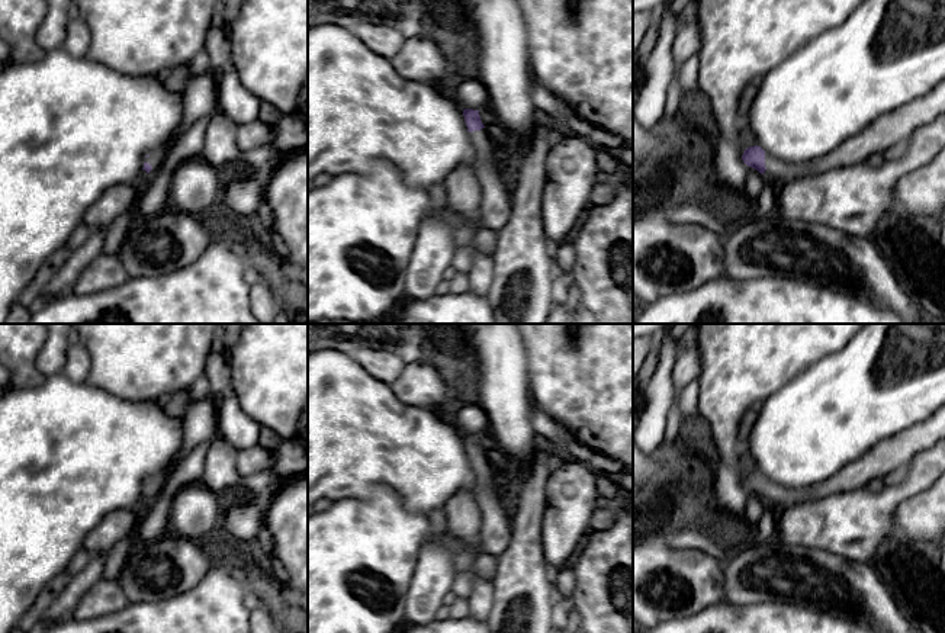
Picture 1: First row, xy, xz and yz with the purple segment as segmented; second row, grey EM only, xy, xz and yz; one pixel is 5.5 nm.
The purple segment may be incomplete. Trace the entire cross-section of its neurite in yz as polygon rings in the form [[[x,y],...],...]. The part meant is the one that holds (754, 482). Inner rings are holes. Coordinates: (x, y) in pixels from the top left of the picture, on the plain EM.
[[[758,470],[746,473],[742,485],[748,492],[758,495],[764,505],[772,505],[775,508],[809,501],[811,495],[811,486],[787,489],[775,485]]]

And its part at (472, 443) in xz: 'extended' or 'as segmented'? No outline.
extended

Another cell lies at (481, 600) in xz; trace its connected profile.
[[[446,533],[441,537],[441,543],[451,552],[456,575],[467,575],[473,582],[473,589],[469,600],[469,616],[486,621],[486,617],[489,616],[494,605],[494,585],[492,581],[476,575],[473,571],[476,558],[480,553],[473,549],[465,547],[463,543],[457,540],[451,533]]]

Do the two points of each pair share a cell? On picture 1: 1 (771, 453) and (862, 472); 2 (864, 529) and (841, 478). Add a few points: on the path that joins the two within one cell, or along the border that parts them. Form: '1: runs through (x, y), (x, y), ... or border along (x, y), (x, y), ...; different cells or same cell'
1: border along (873, 449), (828, 478), (813, 484); different cells
2: border along (864, 485), (829, 494), (815, 501); different cells

